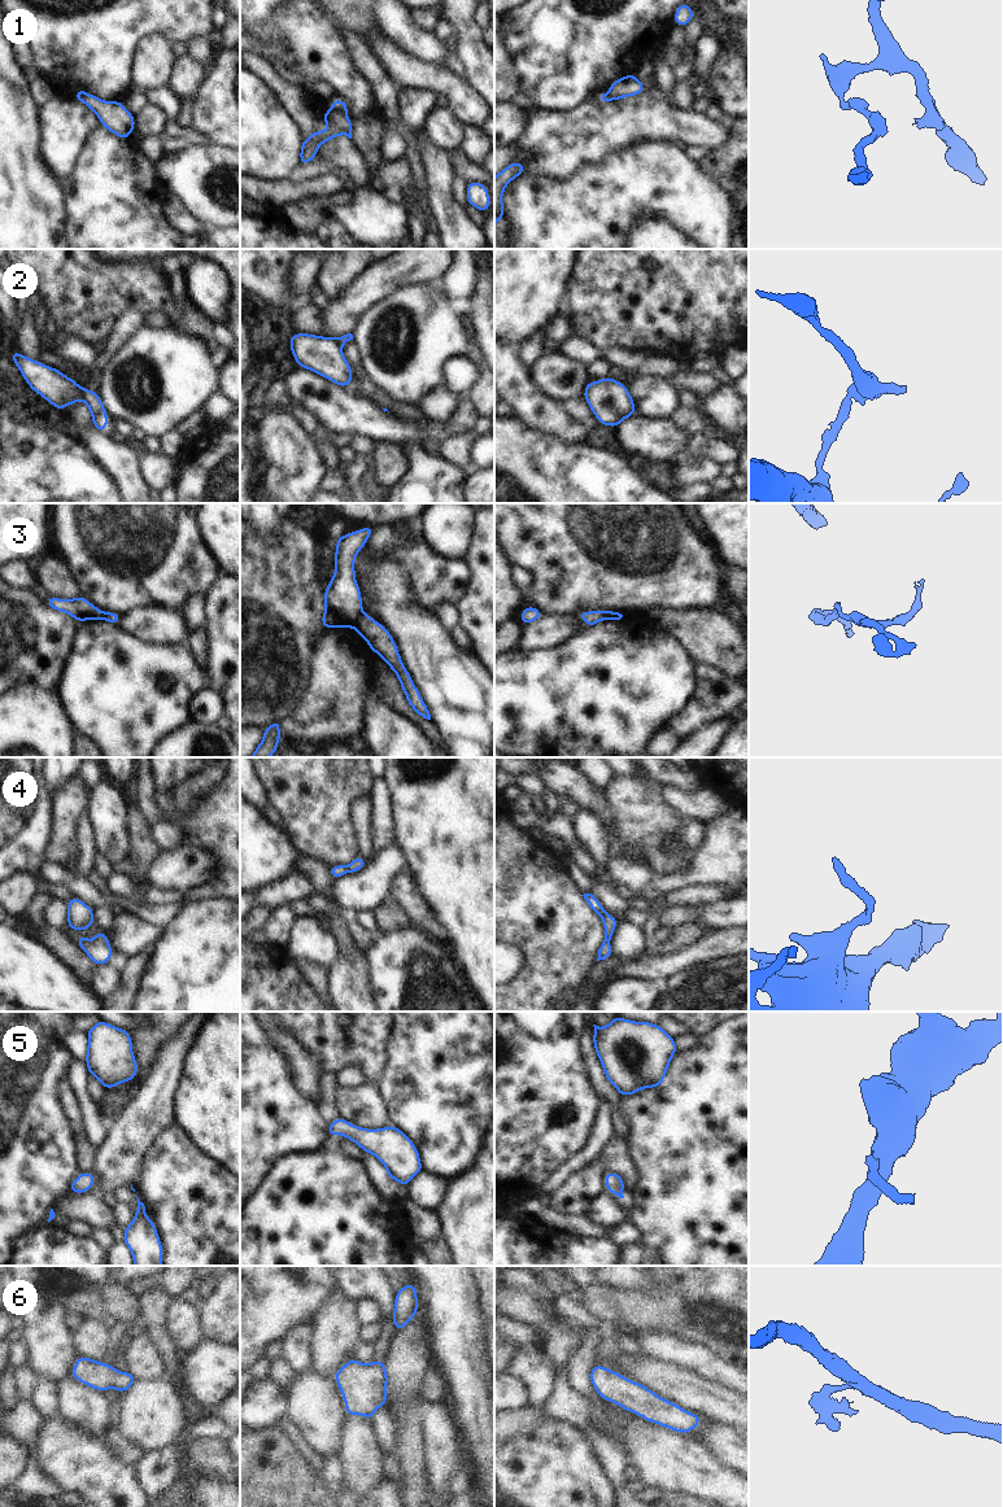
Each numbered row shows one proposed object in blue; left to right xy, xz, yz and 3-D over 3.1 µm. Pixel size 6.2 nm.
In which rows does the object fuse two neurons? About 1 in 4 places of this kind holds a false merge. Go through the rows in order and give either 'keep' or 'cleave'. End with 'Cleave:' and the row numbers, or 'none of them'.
1: cleave
2: cleave
3: cleave
4: keep
5: keep
6: keep
Cleave: 1, 2, 3

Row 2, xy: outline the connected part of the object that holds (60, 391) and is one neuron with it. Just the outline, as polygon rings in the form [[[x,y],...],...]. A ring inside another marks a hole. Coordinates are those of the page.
[[[12,351],[12,361],[21,371],[27,385],[57,410],[64,411],[69,405],[82,399],[82,386],[54,367]]]

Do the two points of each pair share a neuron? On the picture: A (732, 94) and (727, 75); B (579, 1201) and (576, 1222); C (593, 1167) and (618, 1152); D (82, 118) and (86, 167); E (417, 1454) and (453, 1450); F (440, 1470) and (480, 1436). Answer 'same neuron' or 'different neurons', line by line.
A: same neuron
B: different neurons
C: different neurons
D: different neurons
E: different neurons
F: different neurons

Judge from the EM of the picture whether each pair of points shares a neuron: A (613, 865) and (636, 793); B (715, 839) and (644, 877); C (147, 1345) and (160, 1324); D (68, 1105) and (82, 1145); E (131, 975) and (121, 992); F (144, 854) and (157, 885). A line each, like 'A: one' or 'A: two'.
A: two
B: two
C: two
D: one
E: one
F: two

